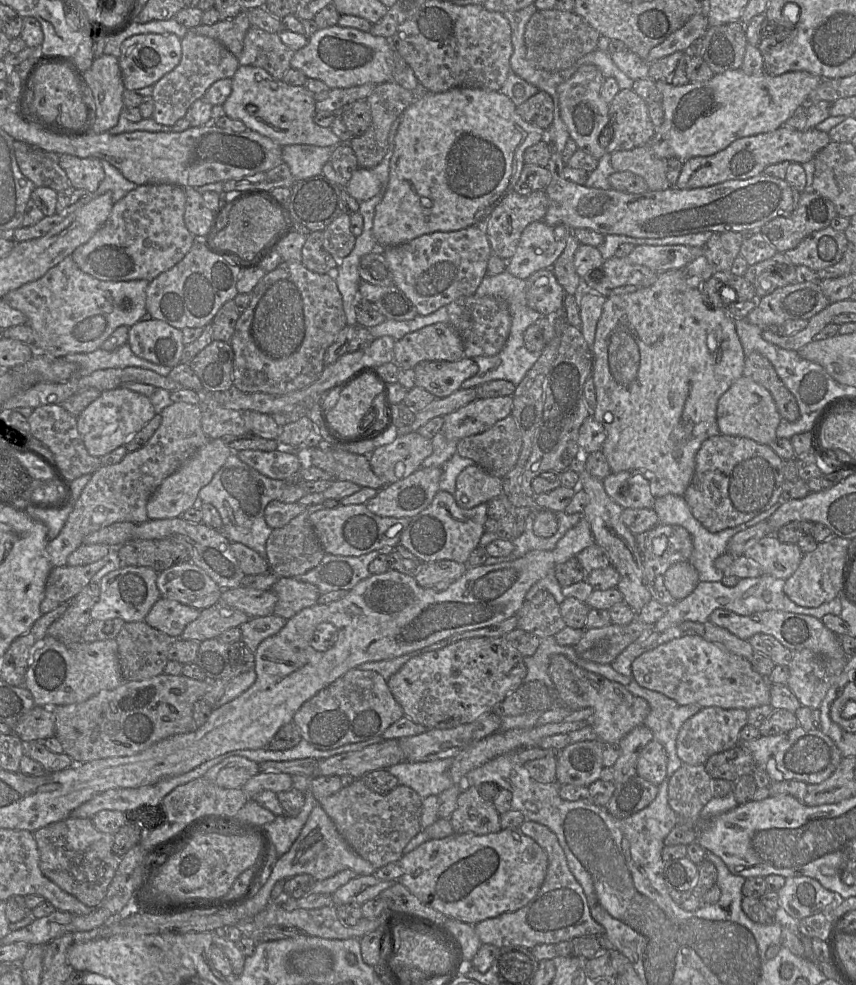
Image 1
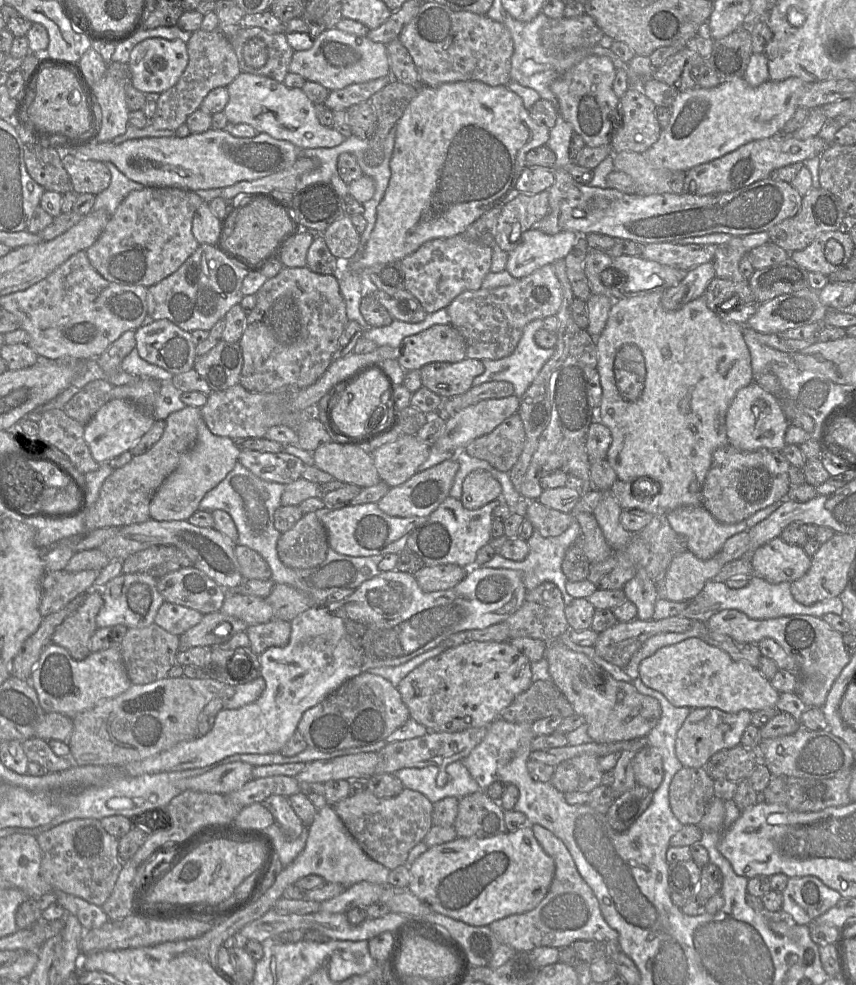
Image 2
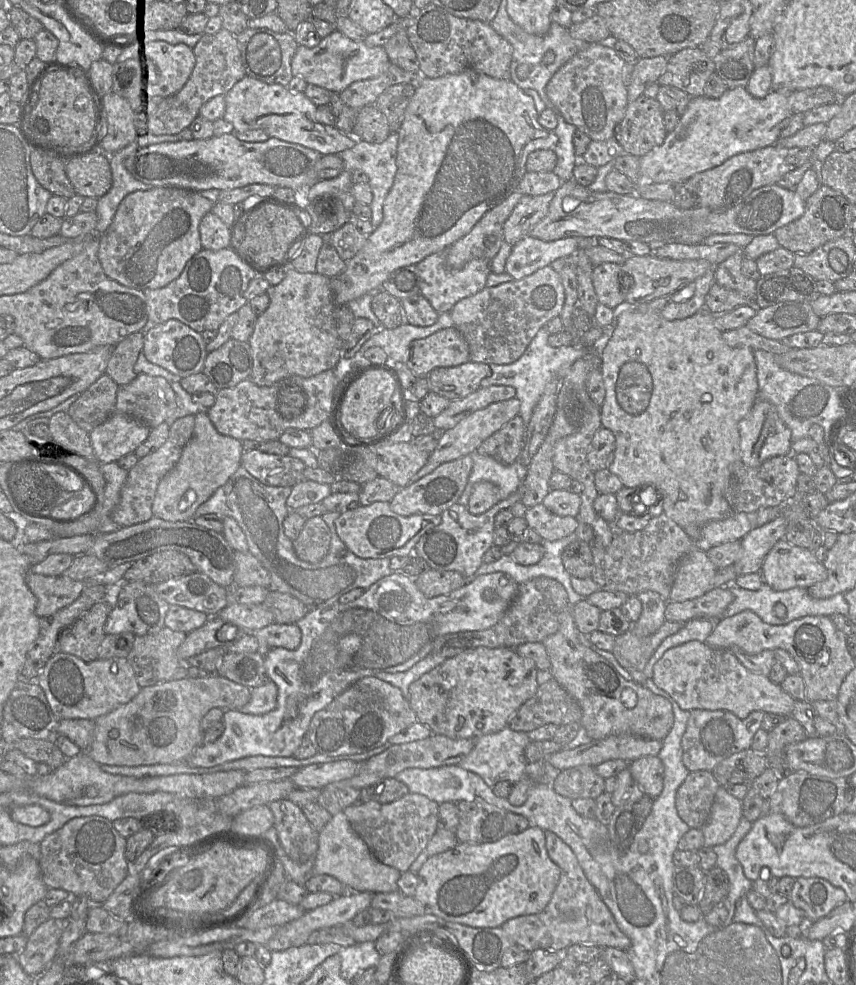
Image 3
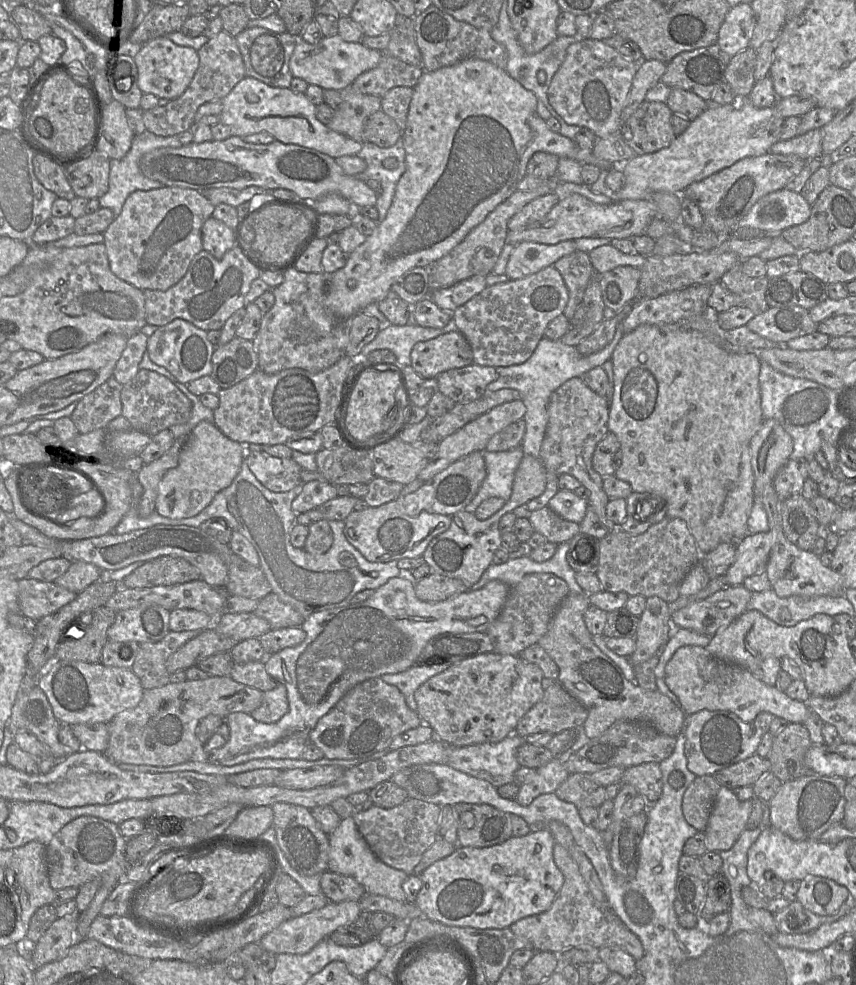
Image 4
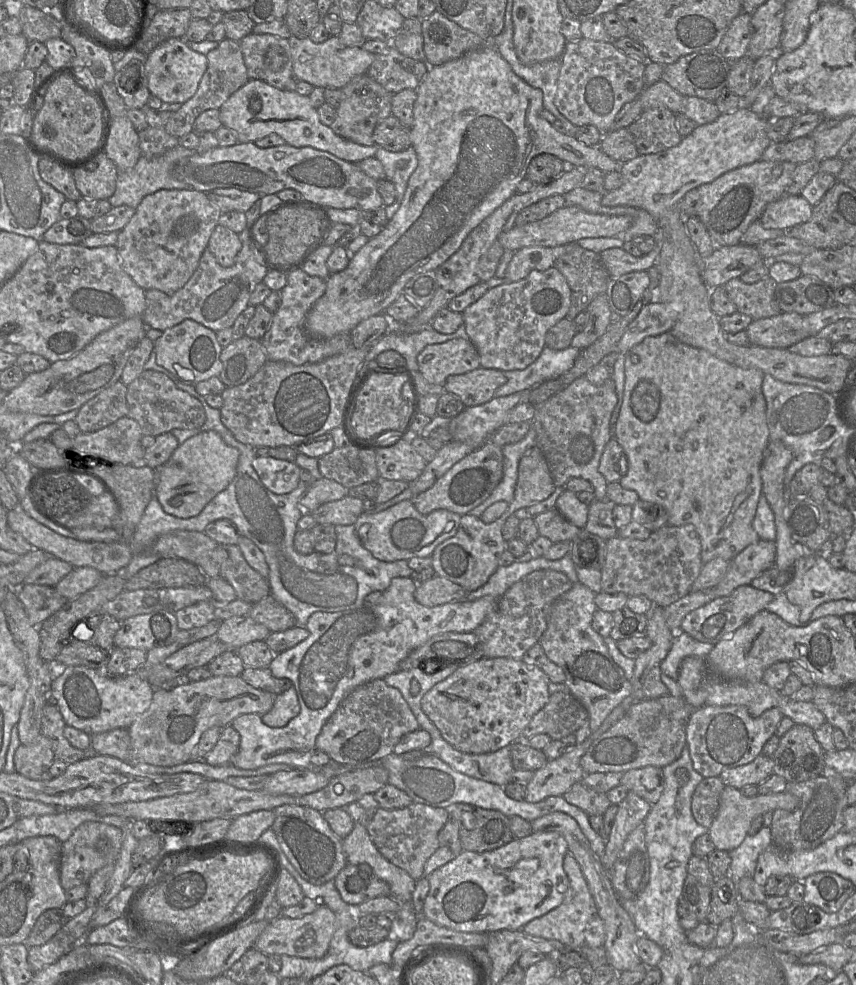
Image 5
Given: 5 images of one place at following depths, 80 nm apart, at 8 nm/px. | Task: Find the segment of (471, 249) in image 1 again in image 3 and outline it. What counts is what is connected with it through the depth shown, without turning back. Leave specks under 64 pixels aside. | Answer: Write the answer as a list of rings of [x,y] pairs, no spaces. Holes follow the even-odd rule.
[[[446,251],[433,253],[416,264],[420,278],[421,295],[440,314],[450,312],[461,299],[472,296],[486,287],[488,274],[491,273],[490,261],[485,258],[472,259],[461,269],[452,269],[446,263]]]

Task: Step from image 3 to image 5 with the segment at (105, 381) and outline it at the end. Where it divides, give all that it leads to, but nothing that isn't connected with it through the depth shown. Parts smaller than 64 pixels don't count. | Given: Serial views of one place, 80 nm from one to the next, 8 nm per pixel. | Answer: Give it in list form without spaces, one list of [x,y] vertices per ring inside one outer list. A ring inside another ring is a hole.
[[[118,381],[84,403],[74,418],[80,431],[95,432],[127,417],[129,409],[126,393],[127,385]]]

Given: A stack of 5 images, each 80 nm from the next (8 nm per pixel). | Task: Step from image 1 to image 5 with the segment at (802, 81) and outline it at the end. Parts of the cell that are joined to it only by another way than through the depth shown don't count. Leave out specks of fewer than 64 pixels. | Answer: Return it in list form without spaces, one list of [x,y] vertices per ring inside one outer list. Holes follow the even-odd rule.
[[[743,105],[734,112],[721,114],[714,122],[698,125],[691,134],[683,137],[681,142],[664,151],[638,155],[621,165],[622,185],[602,196],[601,204],[607,207],[629,206],[647,211],[658,223],[661,215],[675,207],[693,188],[710,183],[722,174],[762,160],[763,154],[771,144],[768,137],[769,119],[754,113]]]

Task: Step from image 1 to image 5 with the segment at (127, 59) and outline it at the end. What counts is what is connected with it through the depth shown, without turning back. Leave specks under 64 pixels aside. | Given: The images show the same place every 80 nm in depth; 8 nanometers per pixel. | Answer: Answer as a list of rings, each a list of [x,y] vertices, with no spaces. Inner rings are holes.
[[[171,38],[145,57],[144,66],[148,89],[152,96],[166,104],[183,104],[196,93],[207,69],[207,57],[192,50],[184,38]]]

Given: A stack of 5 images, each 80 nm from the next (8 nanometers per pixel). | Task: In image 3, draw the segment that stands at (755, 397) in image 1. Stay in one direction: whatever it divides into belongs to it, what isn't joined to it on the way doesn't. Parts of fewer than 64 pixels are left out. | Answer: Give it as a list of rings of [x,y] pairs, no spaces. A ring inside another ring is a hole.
[[[758,398],[750,412],[739,422],[739,435],[742,461],[753,468],[772,457],[788,455],[793,442],[791,431],[778,415],[776,407]]]

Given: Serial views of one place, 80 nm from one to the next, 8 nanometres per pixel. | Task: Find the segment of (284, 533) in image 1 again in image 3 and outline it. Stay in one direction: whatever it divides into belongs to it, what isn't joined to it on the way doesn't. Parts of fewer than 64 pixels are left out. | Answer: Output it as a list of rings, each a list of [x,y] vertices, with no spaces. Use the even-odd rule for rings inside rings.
[[[321,516],[306,519],[298,537],[292,541],[297,557],[305,562],[317,563],[327,554],[331,532]]]

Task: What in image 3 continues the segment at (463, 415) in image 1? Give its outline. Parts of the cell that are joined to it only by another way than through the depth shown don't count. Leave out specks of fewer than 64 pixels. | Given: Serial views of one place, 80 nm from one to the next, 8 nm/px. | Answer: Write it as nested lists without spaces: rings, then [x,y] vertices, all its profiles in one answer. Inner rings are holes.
[[[517,397],[491,403],[487,407],[477,410],[465,418],[451,429],[445,430],[435,448],[429,455],[428,461],[443,464],[469,455],[476,451],[479,445],[498,431],[509,420],[520,413],[520,400]]]

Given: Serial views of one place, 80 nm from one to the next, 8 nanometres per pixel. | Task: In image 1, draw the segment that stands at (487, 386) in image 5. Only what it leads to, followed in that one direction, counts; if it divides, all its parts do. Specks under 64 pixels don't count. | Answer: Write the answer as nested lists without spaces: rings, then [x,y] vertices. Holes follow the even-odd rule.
[[[465,356],[458,361],[421,361],[414,368],[415,386],[436,398],[444,398],[461,388],[461,384],[478,372],[478,365]]]

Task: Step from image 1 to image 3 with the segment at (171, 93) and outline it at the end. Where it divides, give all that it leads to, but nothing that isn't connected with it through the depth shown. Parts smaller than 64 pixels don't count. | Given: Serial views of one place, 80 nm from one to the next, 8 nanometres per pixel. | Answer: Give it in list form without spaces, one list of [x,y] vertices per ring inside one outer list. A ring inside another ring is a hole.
[[[223,28],[214,34],[202,34],[192,49],[196,62],[189,80],[177,93],[161,98],[158,113],[150,117],[150,132],[177,134],[189,128],[207,101],[218,95],[225,96],[246,75],[236,36]]]

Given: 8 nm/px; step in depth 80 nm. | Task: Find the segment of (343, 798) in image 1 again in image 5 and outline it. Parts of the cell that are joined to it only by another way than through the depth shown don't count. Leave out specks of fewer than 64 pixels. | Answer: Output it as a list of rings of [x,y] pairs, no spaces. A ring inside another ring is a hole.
[[[413,802],[400,809],[387,810],[378,807],[371,813],[366,830],[378,851],[388,861],[417,881],[423,877],[427,860],[440,847],[438,834],[449,819],[445,808]]]

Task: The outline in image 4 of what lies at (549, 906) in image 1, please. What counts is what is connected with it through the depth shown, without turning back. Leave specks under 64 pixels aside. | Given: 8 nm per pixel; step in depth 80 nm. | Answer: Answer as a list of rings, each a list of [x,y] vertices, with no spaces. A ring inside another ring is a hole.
[[[555,843],[553,848],[554,862],[564,876],[563,886],[551,907],[540,913],[522,918],[509,928],[532,943],[535,951],[550,951],[556,954],[567,948],[616,945],[631,954],[636,960],[644,955],[643,945],[622,920],[611,911],[604,911],[594,899],[590,889],[579,871],[578,864],[562,845]]]

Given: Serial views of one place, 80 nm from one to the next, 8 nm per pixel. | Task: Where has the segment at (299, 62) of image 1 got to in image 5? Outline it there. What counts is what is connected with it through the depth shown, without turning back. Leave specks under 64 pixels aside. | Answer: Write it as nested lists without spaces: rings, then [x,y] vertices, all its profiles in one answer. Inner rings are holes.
[[[331,36],[323,43],[314,43],[309,38],[293,40],[293,57],[292,66],[293,74],[296,80],[308,82],[314,87],[320,88],[337,88],[342,89],[355,77],[365,74],[371,64],[374,62],[376,55],[366,51],[361,47],[350,47],[344,45],[338,36]]]

